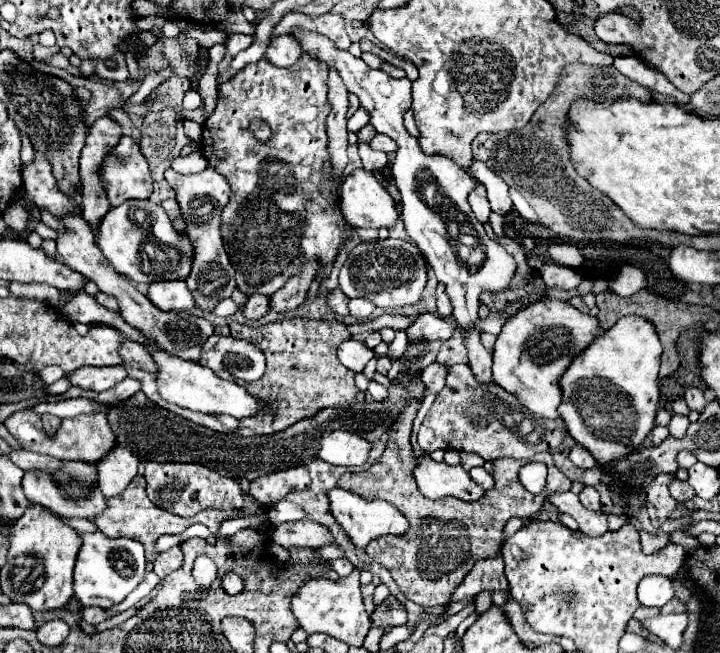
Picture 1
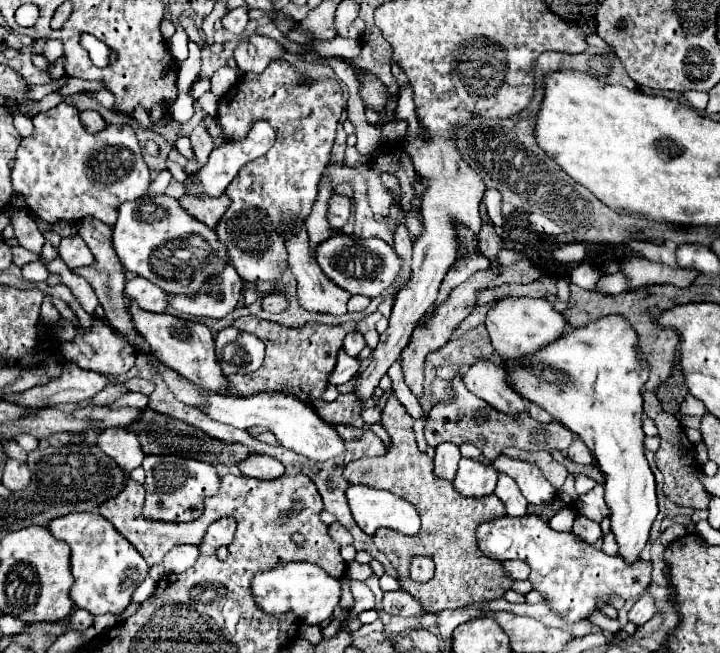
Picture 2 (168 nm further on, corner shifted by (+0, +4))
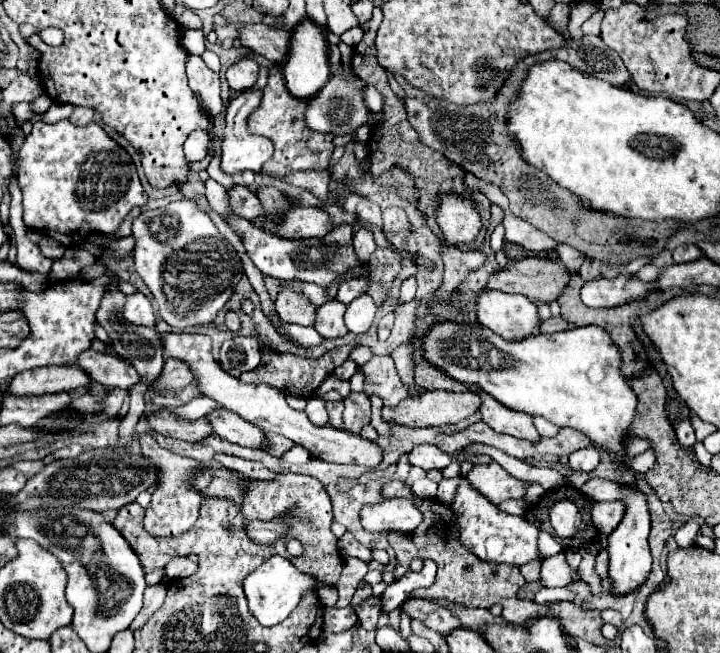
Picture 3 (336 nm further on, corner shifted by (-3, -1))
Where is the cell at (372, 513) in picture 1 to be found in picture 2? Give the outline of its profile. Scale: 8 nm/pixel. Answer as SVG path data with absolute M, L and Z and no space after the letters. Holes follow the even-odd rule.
M350 485L346 497L356 523L368 535L374 535L380 527L396 529L404 535L414 535L420 529L420 515L414 505L394 493Z

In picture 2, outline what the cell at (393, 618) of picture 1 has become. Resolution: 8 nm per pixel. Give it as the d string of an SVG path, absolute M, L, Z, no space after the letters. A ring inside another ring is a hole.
M402 589L384 593L384 599L382 599L380 607L390 615L404 615L404 617L418 617L418 615L426 613L422 603Z

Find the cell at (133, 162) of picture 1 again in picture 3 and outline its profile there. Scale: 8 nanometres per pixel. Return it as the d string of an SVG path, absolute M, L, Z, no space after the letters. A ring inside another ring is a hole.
M37 120L19 150L17 180L25 202L25 224L45 232L63 246L77 246L79 236L85 238L89 230L103 234L117 232L129 210L147 202L147 194L137 176L133 160L95 122L91 122L89 126L73 126L69 120L59 120L55 124Z

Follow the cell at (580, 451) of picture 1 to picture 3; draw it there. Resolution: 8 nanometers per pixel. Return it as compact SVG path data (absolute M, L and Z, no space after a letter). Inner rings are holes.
M587 446L587 448L575 450L575 452L569 456L569 466L571 466L573 470L591 472L591 470L599 464L599 458L601 458L601 452L599 452L595 446Z

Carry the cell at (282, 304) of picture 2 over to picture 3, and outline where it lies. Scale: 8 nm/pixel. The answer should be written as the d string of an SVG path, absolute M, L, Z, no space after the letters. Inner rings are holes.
M281 290L275 300L275 308L283 322L293 322L293 324L301 324L301 326L315 324L317 306L293 290Z

